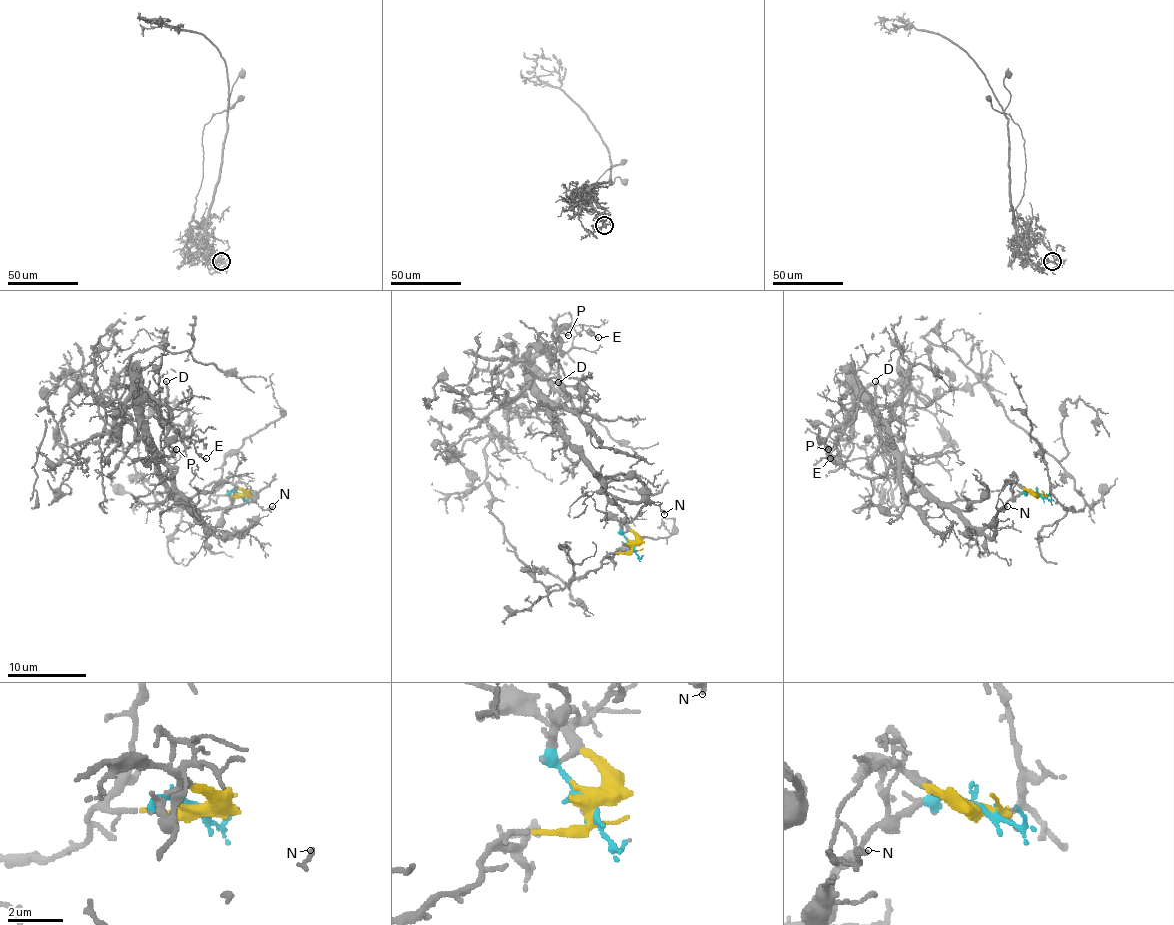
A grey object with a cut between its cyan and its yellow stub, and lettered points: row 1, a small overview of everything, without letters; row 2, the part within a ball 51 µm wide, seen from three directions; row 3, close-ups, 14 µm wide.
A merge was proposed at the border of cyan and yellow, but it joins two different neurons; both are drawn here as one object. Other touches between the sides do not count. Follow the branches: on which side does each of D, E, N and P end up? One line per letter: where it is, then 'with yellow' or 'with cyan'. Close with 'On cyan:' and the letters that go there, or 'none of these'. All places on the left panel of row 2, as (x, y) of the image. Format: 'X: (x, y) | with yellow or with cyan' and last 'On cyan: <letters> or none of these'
D: (166, 381) | with cyan
E: (206, 458) | with cyan
N: (272, 506) | with yellow
P: (176, 449) | with cyan
On cyan: D, E, P

